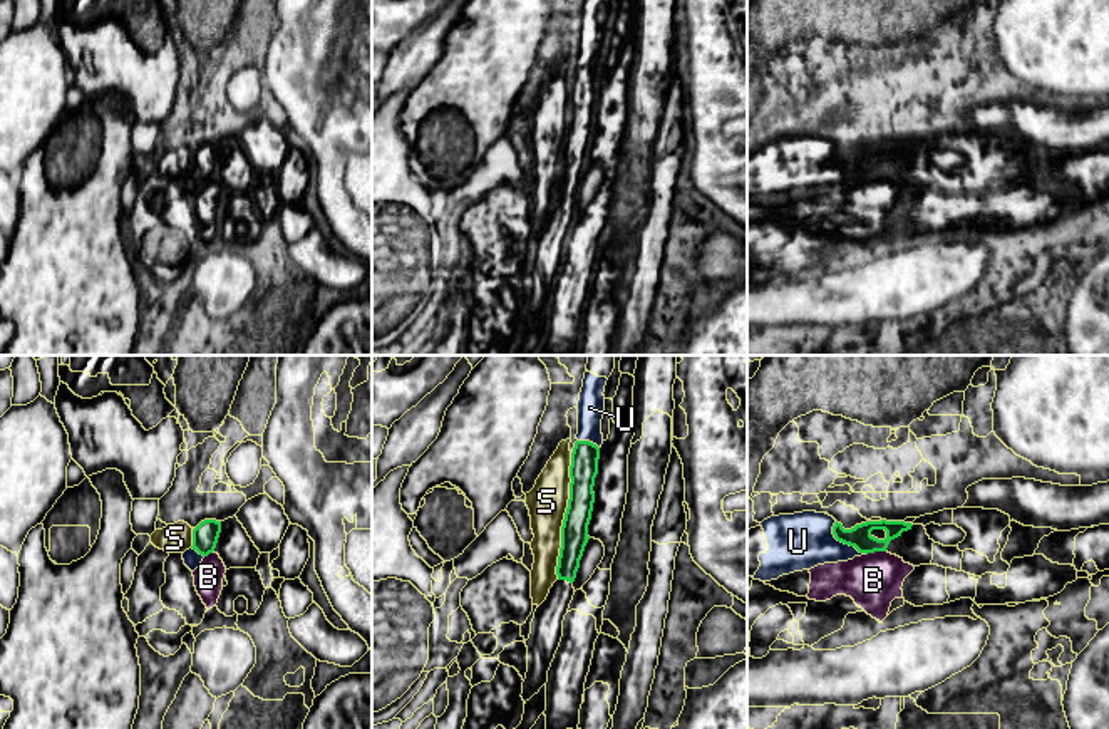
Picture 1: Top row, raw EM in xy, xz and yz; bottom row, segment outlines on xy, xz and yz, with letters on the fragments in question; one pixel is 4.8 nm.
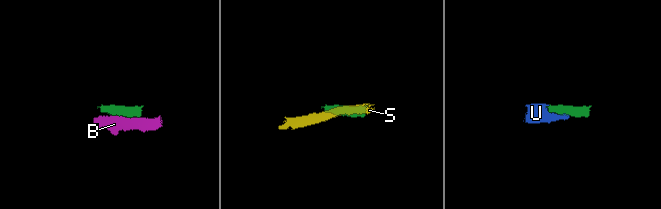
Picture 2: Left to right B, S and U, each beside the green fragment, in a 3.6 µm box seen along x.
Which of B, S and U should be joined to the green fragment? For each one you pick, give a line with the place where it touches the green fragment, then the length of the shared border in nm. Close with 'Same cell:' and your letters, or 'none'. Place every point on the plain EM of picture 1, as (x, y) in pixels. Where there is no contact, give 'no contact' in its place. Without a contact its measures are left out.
U: yz (845, 168) | 220 nm
Same cell: U

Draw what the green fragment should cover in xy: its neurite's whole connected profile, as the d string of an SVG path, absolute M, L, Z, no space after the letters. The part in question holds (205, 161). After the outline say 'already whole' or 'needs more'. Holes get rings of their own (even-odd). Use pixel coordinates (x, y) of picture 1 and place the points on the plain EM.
M204 144L193 154L193 171L183 178L184 189L194 196L204 181L214 176L221 146Z; needs more

